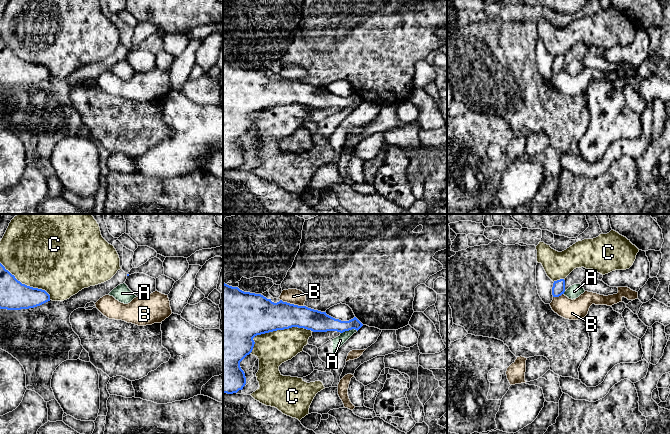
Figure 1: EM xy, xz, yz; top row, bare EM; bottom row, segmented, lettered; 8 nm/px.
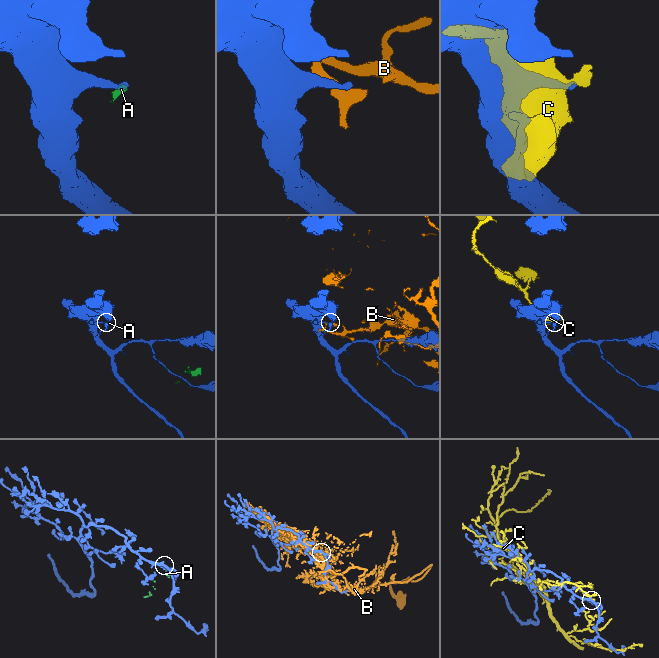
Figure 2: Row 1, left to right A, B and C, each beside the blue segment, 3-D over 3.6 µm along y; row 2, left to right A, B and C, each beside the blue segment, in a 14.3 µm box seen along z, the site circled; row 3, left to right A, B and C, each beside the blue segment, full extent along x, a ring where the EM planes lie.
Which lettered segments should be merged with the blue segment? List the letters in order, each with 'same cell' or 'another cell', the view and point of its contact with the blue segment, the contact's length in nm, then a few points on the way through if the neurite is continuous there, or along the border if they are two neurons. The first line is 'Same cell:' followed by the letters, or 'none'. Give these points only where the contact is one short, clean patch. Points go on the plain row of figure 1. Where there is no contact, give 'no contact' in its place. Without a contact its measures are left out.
Same cell: none
A: another cell; meets blue in xz at (349, 105); contact 140 nm long; border along xz (357, 106), (350, 105), (341, 109)
B: another cell; meets blue in xz at (292, 80); contact 200 nm long
C: another cell; meets blue in xz at (274, 106); contact 550 nm long

